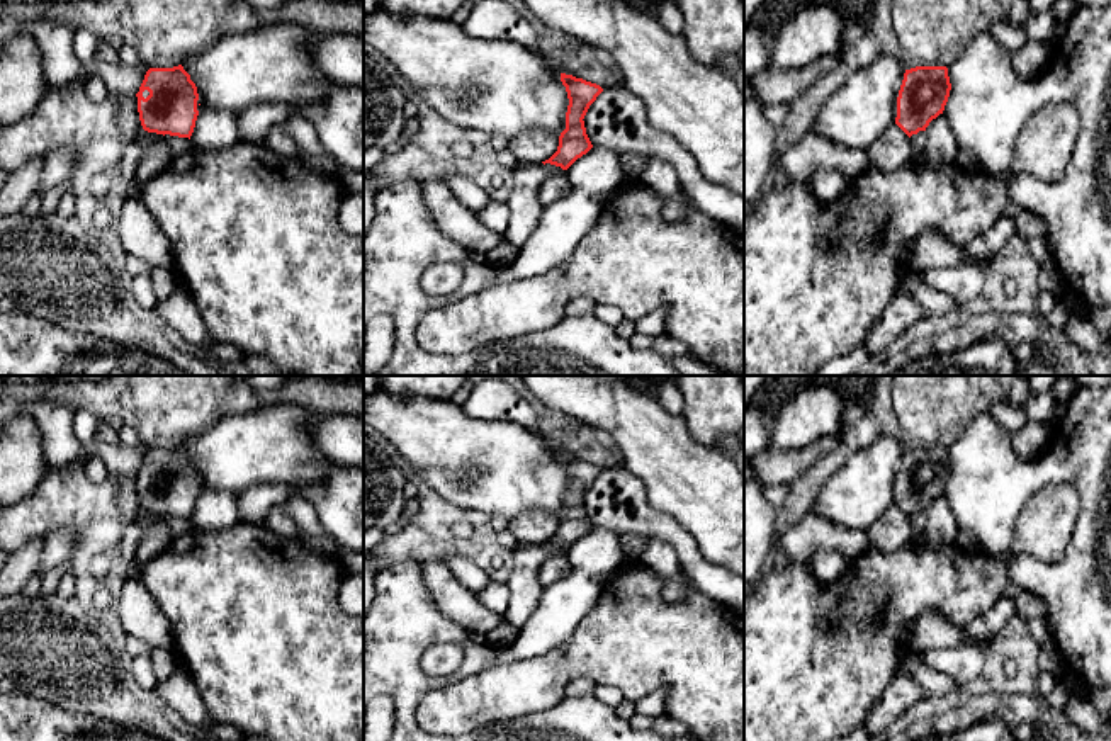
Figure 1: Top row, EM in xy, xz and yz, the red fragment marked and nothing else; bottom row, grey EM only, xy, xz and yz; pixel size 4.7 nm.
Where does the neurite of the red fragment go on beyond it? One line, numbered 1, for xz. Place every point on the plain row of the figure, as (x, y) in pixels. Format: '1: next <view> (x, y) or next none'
1: next none

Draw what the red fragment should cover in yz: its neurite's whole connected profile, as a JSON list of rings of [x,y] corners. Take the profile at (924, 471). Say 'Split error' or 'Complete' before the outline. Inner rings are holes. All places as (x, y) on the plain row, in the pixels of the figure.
Complete. [[[946,447],[905,450],[897,478],[895,505],[911,518],[943,495],[951,471]]]

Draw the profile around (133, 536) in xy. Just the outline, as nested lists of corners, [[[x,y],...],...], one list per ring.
[[[141,512],[139,517],[124,530],[121,542],[121,554],[126,566],[133,568],[136,549],[144,539],[144,534],[151,527],[163,525],[166,527],[173,537],[183,535],[194,529],[189,518],[178,518],[170,515],[156,515]]]

